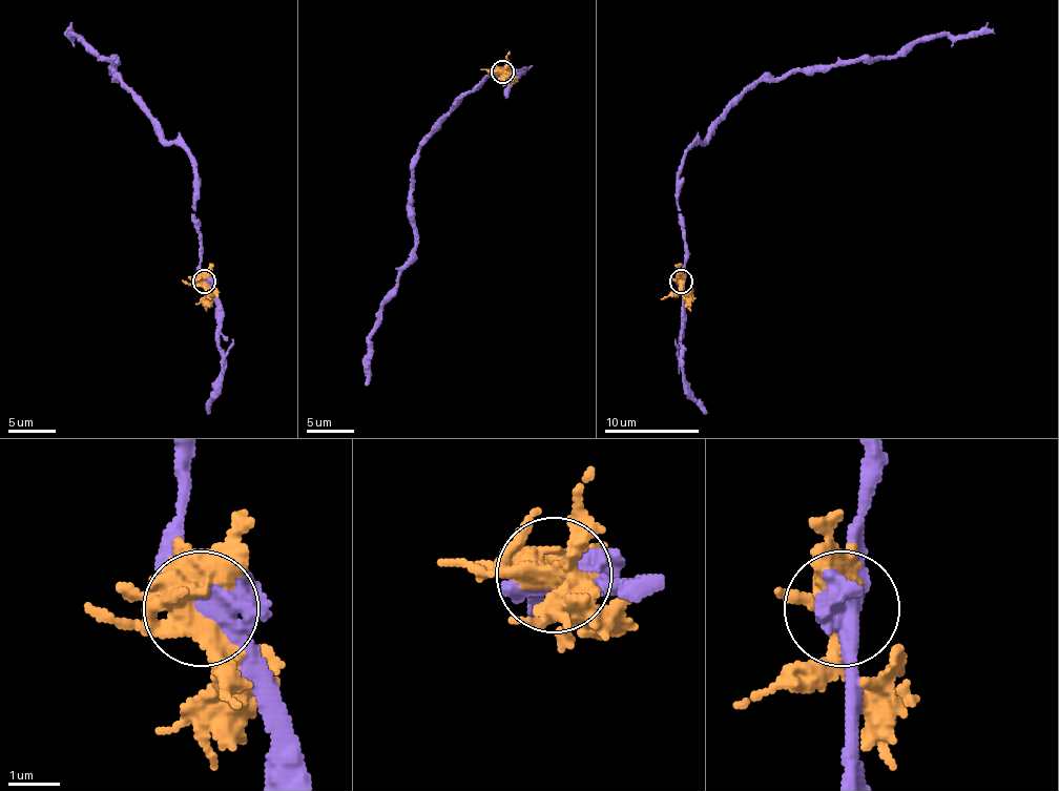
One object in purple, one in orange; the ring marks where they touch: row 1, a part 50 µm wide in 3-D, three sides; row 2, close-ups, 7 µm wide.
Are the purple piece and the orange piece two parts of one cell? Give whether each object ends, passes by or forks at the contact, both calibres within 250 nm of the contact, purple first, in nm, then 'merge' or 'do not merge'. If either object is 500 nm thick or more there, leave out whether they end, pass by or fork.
purple forks; orange forks; calibres 400 and 440 nm; do not merge

